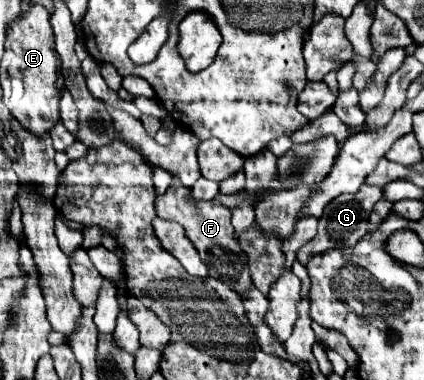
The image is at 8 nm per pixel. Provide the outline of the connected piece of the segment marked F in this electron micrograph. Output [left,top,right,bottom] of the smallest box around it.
[155,181,253,293]

